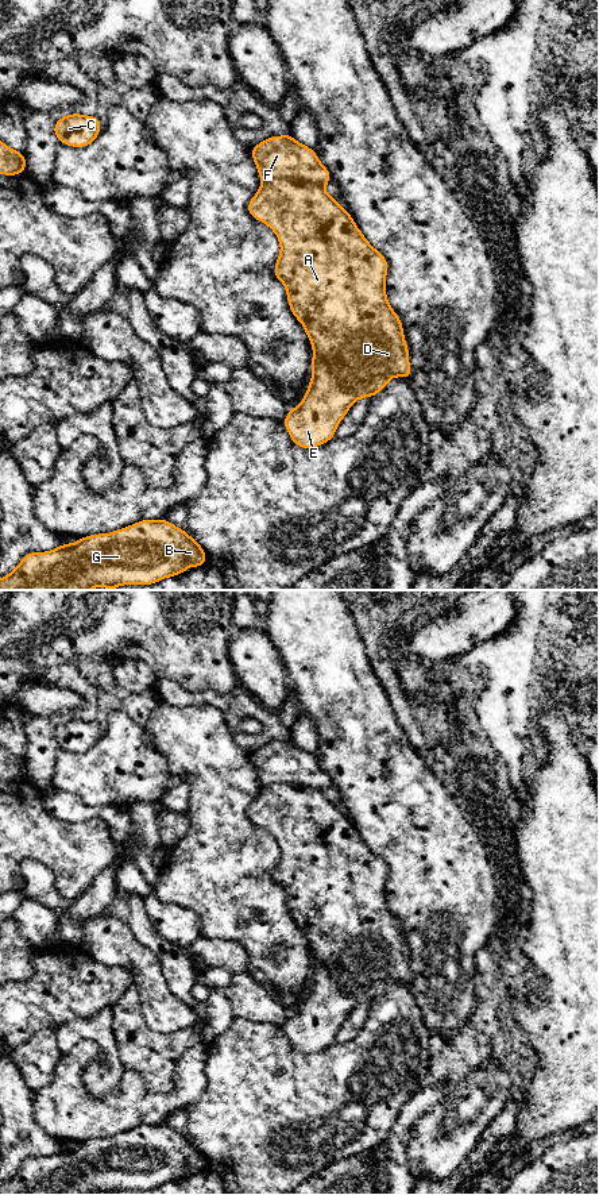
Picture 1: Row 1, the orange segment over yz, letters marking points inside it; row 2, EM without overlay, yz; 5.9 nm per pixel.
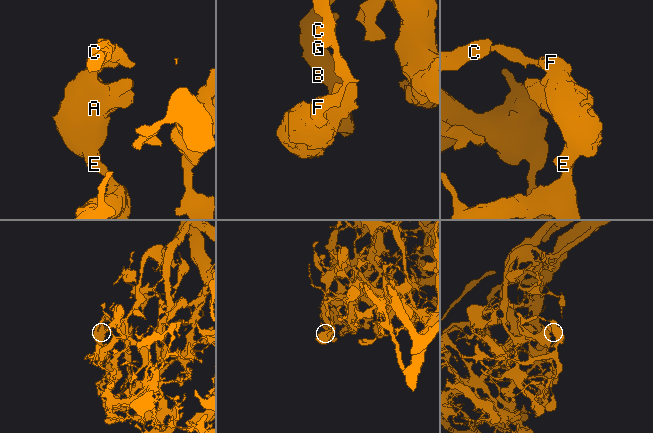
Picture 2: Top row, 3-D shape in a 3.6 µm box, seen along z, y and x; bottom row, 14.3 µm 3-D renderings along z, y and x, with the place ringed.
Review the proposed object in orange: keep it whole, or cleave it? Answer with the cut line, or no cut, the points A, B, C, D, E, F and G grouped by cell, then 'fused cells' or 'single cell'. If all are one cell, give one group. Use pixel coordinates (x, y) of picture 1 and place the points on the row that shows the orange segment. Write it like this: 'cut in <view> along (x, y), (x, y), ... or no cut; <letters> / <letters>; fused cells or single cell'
cut in yz along (263, 181), (273, 178), (305, 178), (323, 187); A B D E G / C F; fused cells

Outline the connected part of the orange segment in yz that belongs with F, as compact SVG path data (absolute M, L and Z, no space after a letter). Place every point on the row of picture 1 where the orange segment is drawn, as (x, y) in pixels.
M290 134L267 138L251 147L251 155L263 182L273 178L304 178L324 186L332 181L332 174L318 161L317 153Z

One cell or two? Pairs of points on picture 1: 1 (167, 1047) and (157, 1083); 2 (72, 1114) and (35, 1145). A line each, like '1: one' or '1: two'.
1: one
2: two

